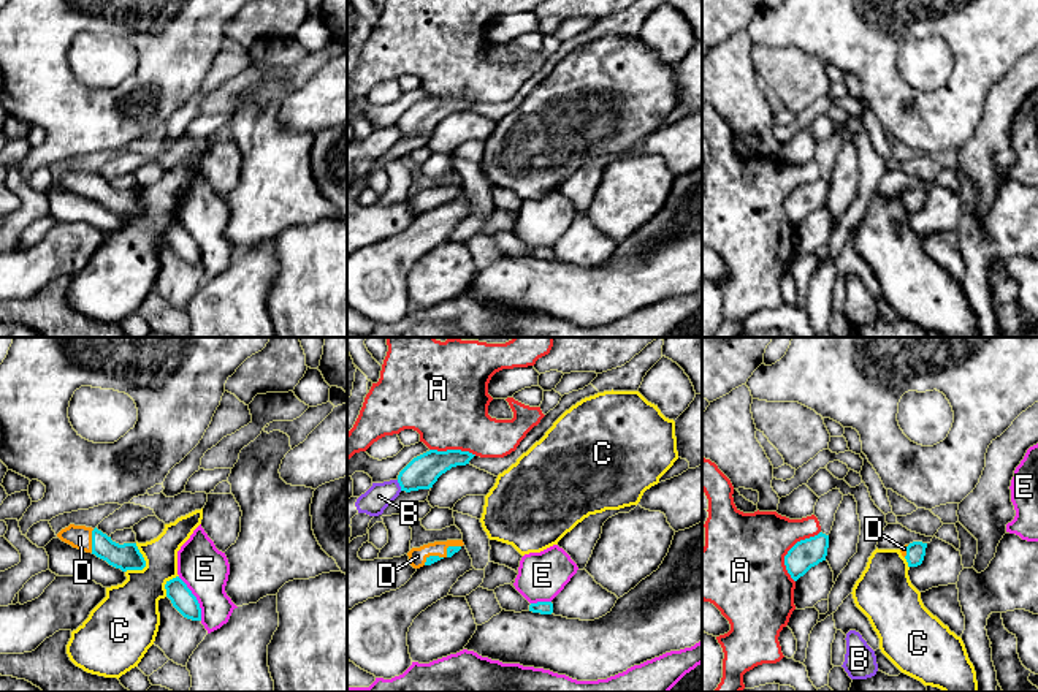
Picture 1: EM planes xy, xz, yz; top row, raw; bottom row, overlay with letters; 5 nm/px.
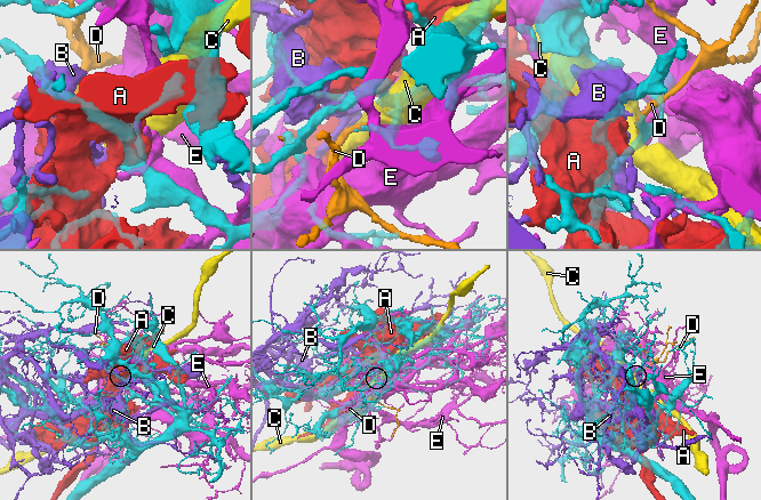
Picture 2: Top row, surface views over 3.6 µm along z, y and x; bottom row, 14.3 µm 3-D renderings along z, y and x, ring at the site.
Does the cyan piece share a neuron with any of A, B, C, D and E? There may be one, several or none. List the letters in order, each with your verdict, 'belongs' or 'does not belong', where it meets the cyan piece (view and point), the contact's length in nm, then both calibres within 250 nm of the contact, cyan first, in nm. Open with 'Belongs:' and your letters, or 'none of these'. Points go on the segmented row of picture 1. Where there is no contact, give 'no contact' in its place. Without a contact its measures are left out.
Belongs: D
A: does not belong | yz (788, 551) | 300 nm | 150/440 nm
B: does not belong | xz (400, 485) | 60 nm | 170/140 nm
C: does not belong | xy (145, 564) | 160 nm | 140/280 nm
D: belongs | xy (92, 540) | 120 nm | 140/120 nm
E: does not belong | xy (195, 599) | 260 nm | 120/240 nm

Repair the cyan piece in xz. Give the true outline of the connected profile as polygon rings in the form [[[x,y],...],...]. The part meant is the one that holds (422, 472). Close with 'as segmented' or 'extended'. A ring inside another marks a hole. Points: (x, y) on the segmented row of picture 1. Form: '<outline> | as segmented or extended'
[[[429,450],[414,458],[398,475],[401,491],[429,489],[437,478],[456,466],[466,466],[475,454],[461,450]]] | as segmented

